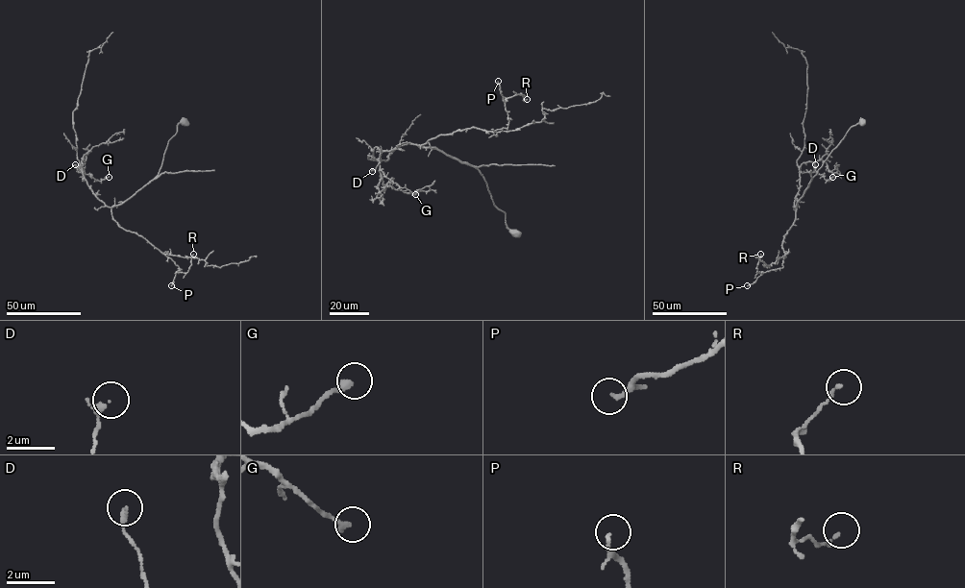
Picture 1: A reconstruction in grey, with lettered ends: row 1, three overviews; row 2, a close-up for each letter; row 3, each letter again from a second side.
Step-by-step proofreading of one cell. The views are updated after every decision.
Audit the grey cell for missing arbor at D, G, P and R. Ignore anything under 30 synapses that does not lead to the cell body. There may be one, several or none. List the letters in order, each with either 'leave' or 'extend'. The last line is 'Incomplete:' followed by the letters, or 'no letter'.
D: leave
G: leave
P: leave
R: leave
Incomplete: no letter

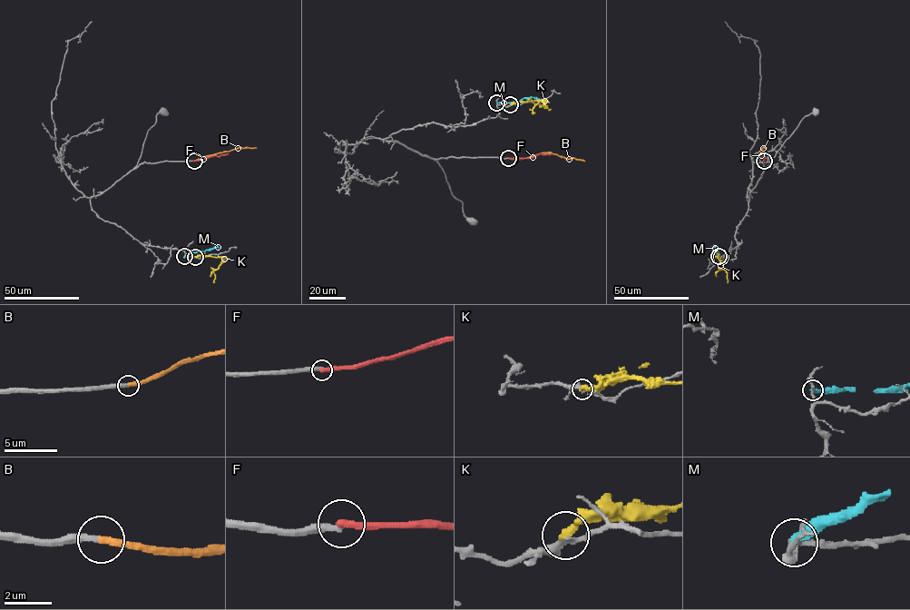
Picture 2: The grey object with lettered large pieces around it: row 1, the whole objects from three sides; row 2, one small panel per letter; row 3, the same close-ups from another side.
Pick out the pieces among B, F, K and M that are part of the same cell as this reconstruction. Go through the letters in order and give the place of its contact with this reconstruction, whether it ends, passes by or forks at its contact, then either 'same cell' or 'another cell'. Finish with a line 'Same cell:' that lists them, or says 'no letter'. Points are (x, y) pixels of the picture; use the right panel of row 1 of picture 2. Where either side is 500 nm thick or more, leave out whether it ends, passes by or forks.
B: (764, 161) | it ends | same cell
F: (764, 161) | it ends | another cell
K: (720, 257) | it ends | another cell
M: (719, 256) | it ends | another cell
Same cell: B

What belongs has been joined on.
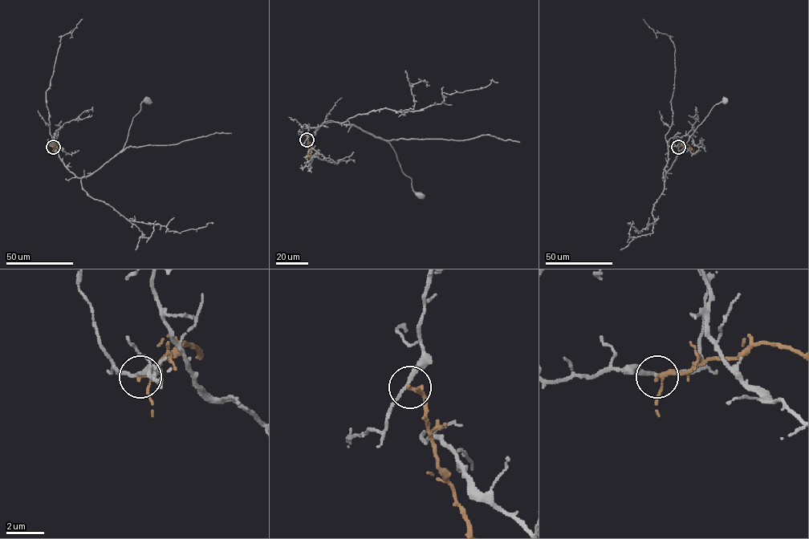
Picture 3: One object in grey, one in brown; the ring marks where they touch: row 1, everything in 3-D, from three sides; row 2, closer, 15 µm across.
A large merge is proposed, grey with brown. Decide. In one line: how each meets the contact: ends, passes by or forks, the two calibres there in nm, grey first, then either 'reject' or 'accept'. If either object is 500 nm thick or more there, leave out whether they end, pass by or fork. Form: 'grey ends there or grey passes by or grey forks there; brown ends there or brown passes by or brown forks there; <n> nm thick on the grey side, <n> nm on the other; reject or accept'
grey passes by; brown passes by; 190 nm thick on the grey side, 170 nm on the other; reject

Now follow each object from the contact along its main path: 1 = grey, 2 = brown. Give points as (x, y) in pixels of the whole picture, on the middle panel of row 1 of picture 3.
1: (306, 139), (309, 127), (335, 121), (353, 124), (385, 139), (418, 196)
2: (306, 139), (311, 151), (306, 158)

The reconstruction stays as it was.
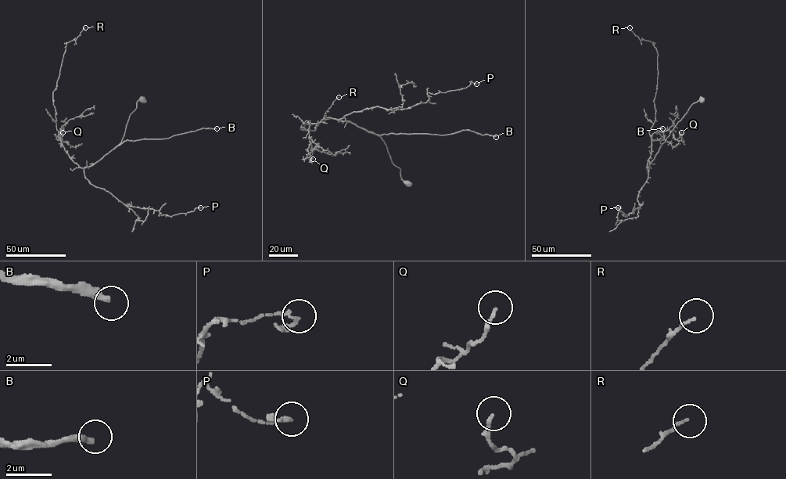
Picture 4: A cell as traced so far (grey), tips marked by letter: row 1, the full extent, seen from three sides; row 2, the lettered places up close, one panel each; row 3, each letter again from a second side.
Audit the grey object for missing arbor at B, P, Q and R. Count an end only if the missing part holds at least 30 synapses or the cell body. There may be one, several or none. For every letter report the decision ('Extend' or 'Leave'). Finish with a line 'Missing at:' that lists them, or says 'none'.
B: Extend
P: Leave
Q: Leave
R: Leave
Missing at: B

